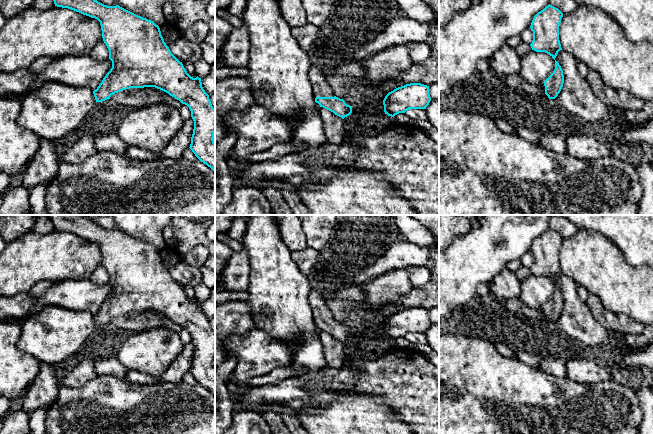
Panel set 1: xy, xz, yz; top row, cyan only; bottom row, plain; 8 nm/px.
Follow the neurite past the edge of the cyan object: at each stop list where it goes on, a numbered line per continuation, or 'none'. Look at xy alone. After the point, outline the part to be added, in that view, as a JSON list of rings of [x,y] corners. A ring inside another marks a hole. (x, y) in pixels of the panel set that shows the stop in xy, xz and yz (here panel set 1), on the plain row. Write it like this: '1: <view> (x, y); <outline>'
none

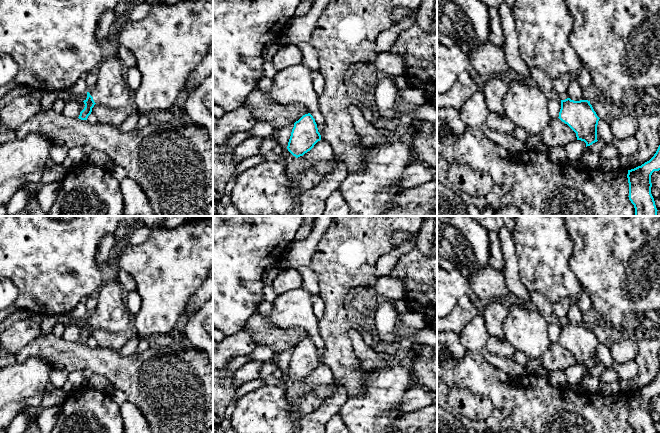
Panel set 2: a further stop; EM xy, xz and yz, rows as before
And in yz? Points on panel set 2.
none

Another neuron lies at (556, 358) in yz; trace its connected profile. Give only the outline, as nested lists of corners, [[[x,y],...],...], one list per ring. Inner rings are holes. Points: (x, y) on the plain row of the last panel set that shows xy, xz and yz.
[[[551,342],[541,361],[549,371],[564,371],[577,363],[576,357],[559,342]]]

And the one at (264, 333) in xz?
[[[255,311],[246,322],[244,328],[253,335],[256,345],[270,347],[275,353],[294,348],[303,339],[310,337],[300,327],[280,328],[272,325],[266,315]]]

